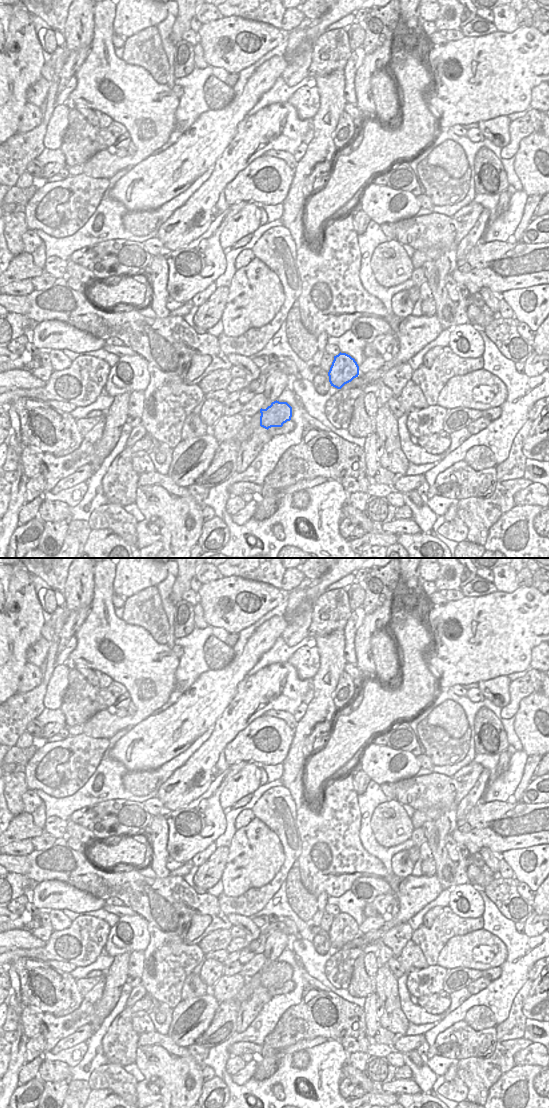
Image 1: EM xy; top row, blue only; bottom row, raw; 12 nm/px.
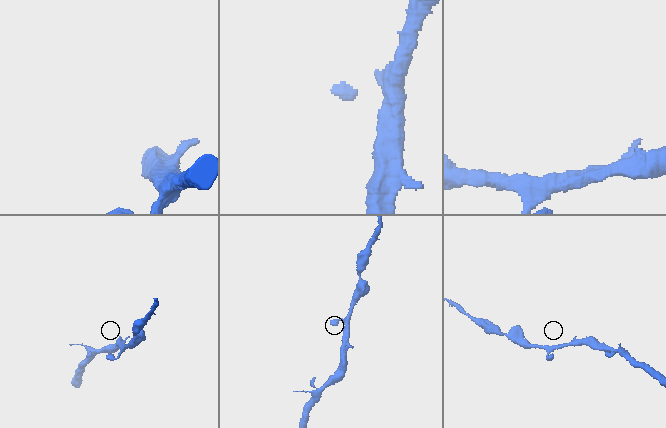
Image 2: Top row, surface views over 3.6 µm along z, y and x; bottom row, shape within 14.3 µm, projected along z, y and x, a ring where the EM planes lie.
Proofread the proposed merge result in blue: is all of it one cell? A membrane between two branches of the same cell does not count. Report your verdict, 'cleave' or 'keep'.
keep

